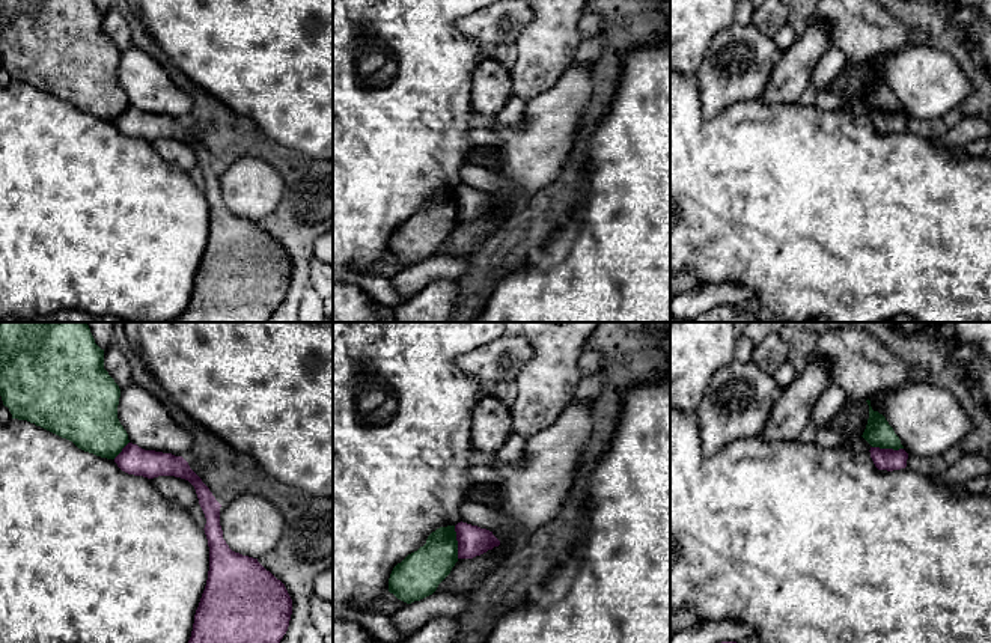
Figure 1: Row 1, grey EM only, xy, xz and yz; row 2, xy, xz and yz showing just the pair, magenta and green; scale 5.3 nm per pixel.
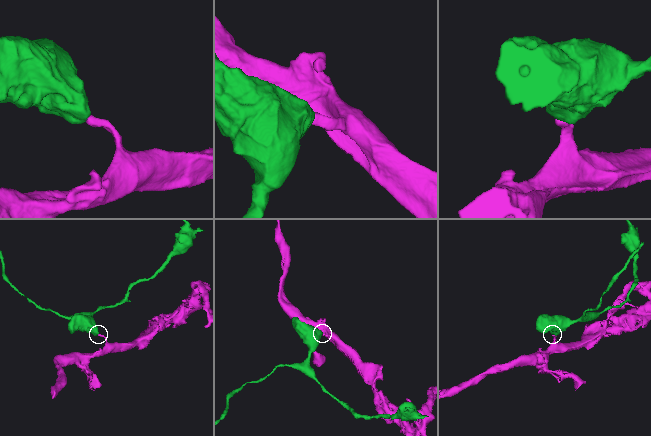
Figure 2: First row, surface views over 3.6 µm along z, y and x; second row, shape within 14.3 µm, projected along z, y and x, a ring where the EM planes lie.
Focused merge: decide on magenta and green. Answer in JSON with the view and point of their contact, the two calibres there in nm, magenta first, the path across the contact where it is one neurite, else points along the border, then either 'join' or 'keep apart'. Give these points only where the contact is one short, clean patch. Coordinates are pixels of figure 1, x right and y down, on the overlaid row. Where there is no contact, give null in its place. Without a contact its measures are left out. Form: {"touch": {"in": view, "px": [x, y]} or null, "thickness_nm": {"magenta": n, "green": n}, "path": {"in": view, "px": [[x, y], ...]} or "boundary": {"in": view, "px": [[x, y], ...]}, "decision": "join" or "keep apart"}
{"touch": {"in": "xz", "px": [458, 542]}, "thickness_nm": {"magenta": 160, "green": 220}, "boundary": {"in": "xz", "px": [[454, 526], [458, 557]]}, "decision": "keep apart"}

